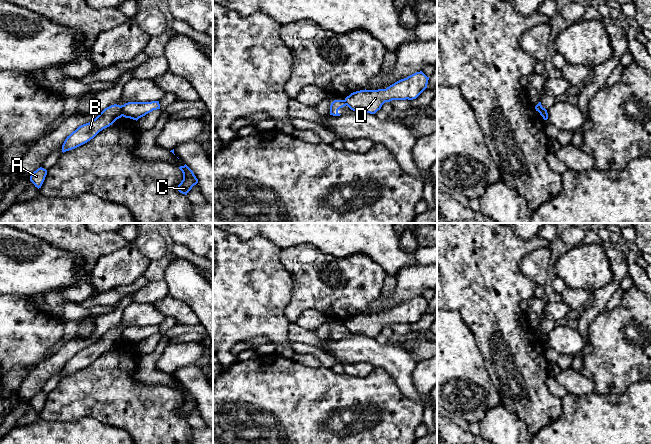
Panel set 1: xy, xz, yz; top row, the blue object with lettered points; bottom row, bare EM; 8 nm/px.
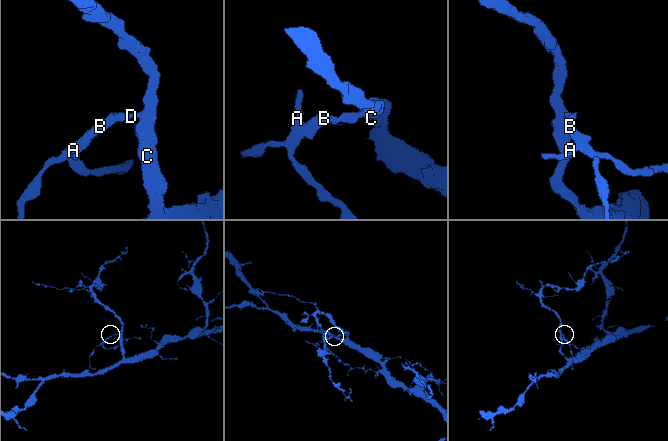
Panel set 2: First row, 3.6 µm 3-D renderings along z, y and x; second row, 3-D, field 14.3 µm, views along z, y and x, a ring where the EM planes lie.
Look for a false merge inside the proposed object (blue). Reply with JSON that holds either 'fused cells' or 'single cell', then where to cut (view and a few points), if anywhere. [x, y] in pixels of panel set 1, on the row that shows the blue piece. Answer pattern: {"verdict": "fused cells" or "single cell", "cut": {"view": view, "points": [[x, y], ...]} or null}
{"verdict": "fused cells", "cut": {"view": "xy", "points": [[123, 105], [121, 115]]}}

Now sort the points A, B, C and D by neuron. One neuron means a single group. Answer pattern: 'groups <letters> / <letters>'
groups A B / C D

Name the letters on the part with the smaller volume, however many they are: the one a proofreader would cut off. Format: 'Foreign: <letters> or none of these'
Foreign: A, B

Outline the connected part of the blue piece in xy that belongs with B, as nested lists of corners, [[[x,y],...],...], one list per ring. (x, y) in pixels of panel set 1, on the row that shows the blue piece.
[[[111,105],[105,108],[91,122],[79,126],[65,139],[62,145],[62,152],[64,153],[87,143],[100,131],[112,125],[117,119],[122,117],[122,106]]]

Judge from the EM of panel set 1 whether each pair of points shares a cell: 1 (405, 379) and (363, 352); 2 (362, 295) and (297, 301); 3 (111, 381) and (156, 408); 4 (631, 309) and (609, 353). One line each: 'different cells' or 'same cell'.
1: same cell
2: same cell
3: same cell
4: same cell

